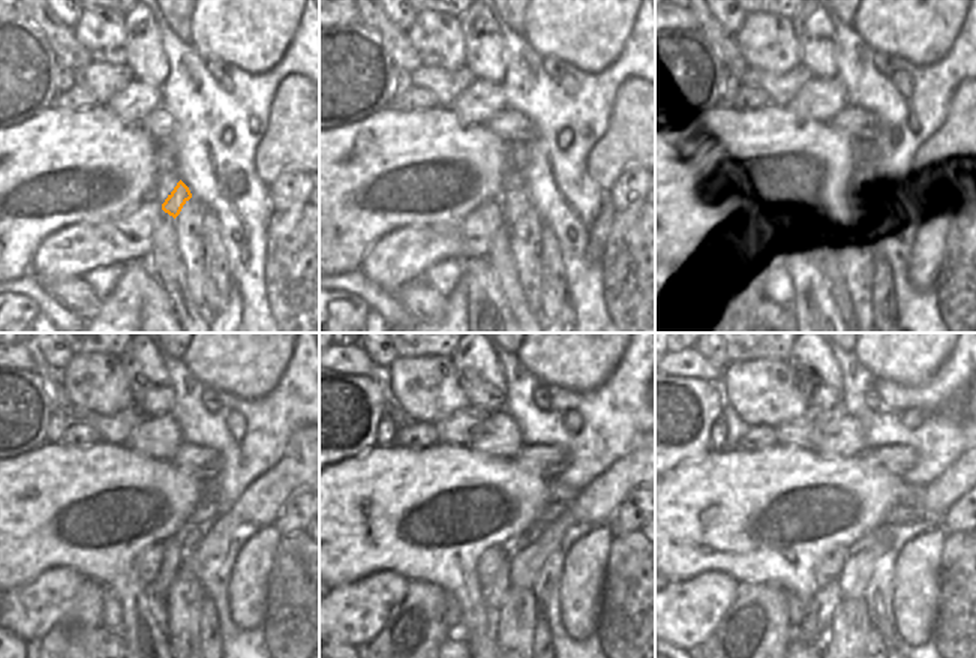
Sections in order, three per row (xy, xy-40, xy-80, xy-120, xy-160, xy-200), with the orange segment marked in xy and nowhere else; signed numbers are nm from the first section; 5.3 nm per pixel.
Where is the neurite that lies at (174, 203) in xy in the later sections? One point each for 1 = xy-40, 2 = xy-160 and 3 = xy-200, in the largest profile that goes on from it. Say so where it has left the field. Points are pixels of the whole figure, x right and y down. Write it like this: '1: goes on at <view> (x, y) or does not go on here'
1: goes on at xy-40 (514, 203)
2: goes on at xy-160 (495, 594)
3: goes on at xy-200 (820, 612)

